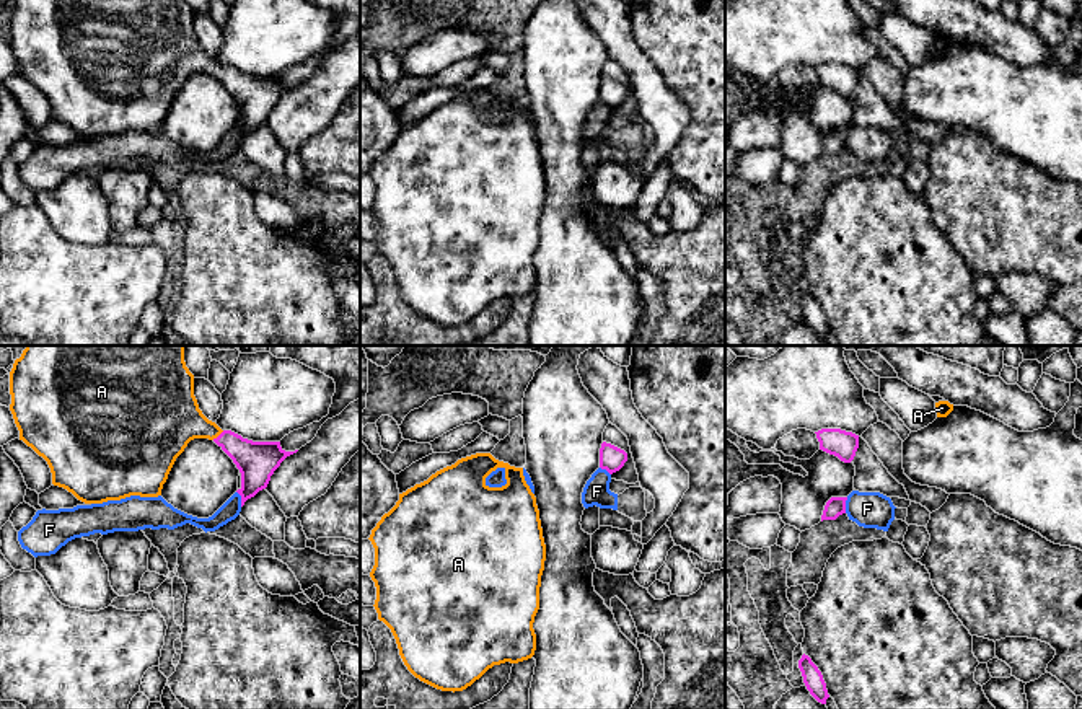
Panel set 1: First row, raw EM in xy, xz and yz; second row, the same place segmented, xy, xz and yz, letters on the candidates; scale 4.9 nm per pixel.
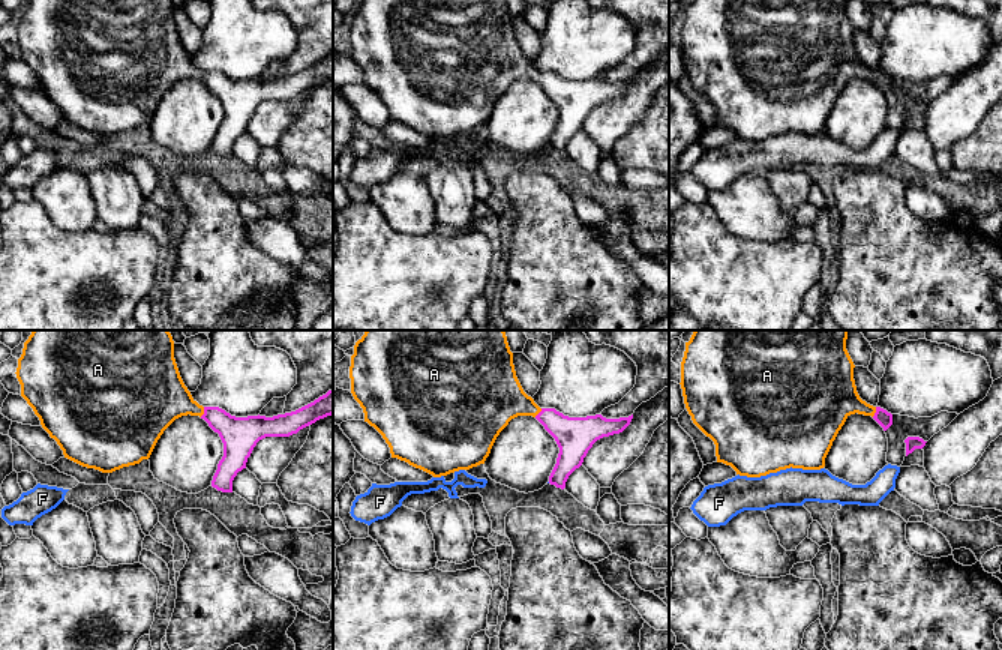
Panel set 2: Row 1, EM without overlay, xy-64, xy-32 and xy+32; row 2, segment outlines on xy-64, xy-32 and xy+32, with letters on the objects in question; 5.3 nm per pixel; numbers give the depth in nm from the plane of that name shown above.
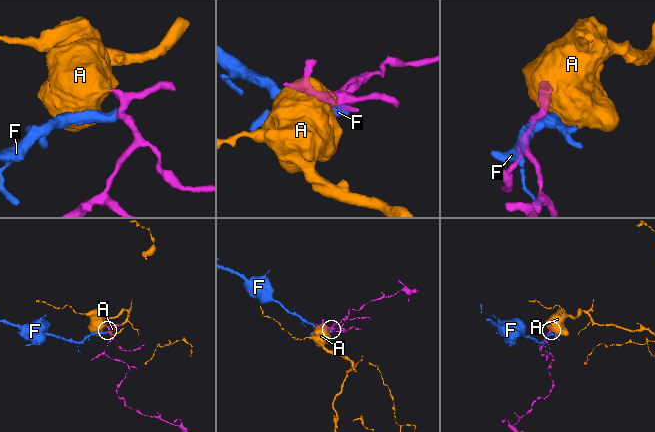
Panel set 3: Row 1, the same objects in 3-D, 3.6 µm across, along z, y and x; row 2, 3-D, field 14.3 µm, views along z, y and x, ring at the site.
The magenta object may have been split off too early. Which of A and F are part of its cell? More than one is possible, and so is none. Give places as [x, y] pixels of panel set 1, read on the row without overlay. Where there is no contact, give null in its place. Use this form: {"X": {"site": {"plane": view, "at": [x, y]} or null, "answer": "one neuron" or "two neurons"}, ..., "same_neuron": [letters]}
{"A": {"site": {"plane": "xy", "at": [219, 70]}, "answer": "one neuron"}, "F": {"site": {"plane": "yz", "at": [844, 140]}, "answer": "two neurons"}, "same_neuron": ["A"]}

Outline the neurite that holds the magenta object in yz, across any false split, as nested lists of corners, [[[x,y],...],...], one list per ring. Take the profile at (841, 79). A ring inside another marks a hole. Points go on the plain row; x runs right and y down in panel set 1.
[[[821,64],[816,68],[820,85],[851,98],[859,83],[859,70],[841,64]]]

